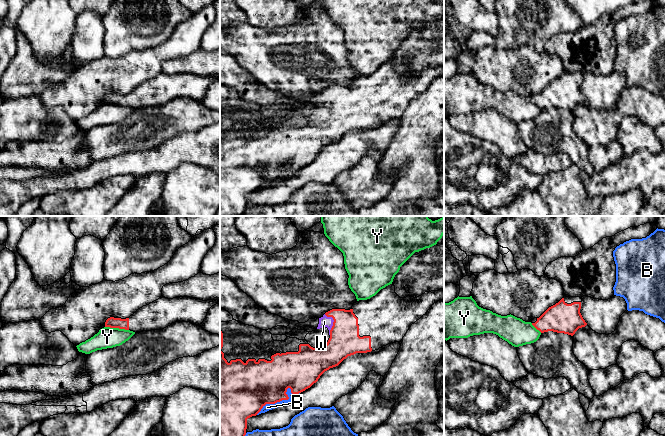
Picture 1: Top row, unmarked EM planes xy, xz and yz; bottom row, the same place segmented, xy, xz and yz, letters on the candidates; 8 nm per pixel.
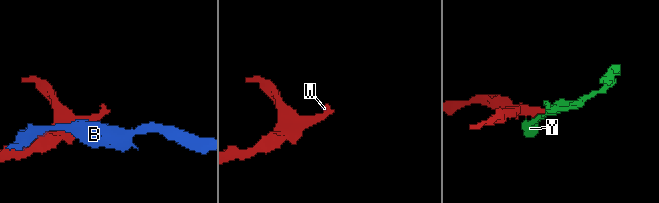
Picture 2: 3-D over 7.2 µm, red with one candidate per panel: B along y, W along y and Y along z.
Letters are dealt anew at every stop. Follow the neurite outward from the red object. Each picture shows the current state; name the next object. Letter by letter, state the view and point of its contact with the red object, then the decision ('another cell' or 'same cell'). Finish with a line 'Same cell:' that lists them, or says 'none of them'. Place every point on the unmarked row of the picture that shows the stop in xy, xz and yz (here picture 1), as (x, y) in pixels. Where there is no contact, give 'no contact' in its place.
B: contact xz (283, 175); another cell
W: contact xz (333, 98); same cell
Y: contact xy (117, 103); another cell
Same cell: W

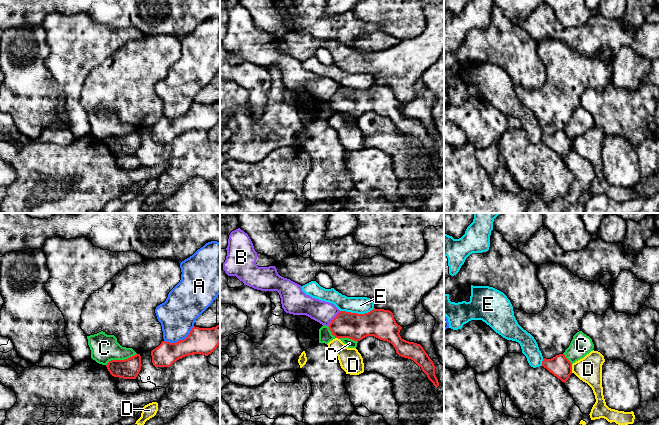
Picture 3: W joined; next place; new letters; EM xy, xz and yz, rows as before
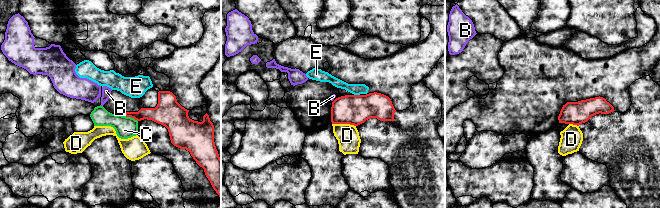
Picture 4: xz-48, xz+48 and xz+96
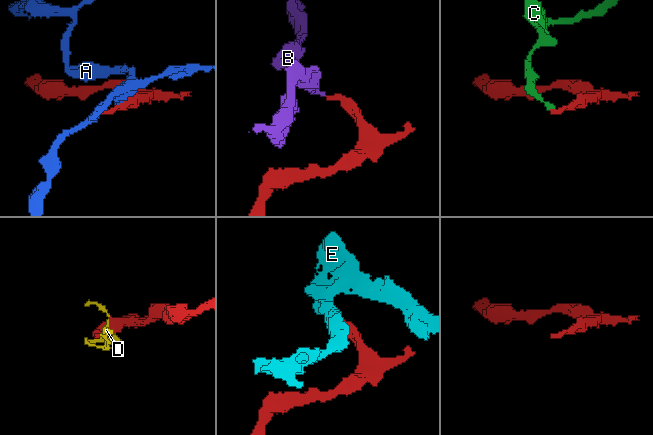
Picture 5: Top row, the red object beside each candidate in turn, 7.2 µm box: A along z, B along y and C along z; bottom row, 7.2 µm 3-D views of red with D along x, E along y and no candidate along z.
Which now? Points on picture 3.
A: contact xy (180, 116); another cell
B: contact xz (334, 94); another cell
C: contact xy (120, 136); another cell
D: contact yz (571, 144); another cell
E: contact xz (356, 89); another cell
Same cell: none of them

